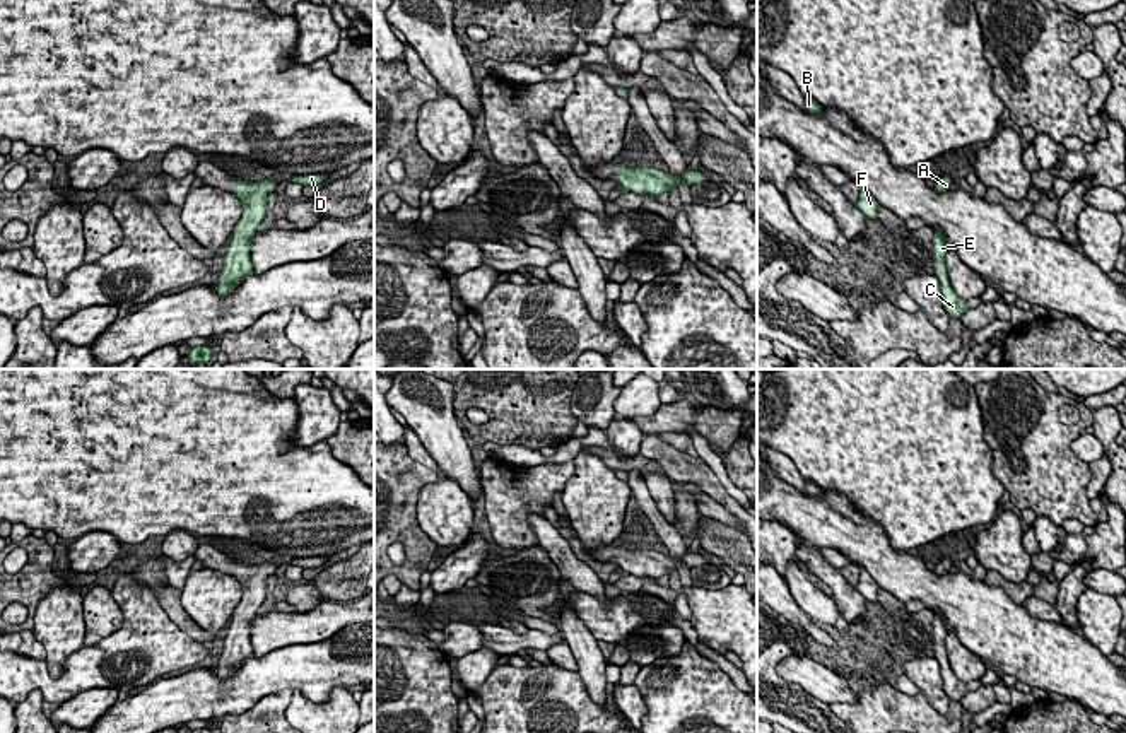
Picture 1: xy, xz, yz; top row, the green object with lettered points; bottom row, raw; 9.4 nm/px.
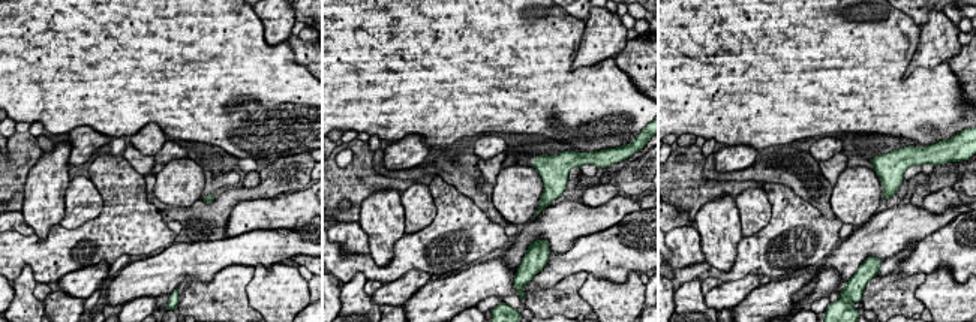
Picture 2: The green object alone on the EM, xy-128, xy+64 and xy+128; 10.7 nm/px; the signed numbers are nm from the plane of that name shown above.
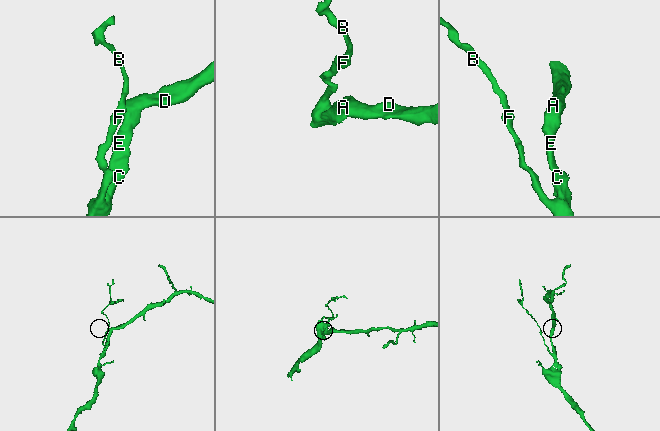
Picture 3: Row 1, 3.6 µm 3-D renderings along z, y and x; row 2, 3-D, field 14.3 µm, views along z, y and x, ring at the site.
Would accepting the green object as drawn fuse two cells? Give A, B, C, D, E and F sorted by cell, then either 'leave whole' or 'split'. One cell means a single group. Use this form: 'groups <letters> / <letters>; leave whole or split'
groups A B C D E F; leave whole

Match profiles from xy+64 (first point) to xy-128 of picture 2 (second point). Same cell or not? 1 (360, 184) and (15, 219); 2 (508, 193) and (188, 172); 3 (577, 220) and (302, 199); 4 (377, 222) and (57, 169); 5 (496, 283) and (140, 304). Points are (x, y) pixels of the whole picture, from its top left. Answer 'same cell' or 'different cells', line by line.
1: different cells
2: same cell
3: same cell
4: same cell
5: different cells

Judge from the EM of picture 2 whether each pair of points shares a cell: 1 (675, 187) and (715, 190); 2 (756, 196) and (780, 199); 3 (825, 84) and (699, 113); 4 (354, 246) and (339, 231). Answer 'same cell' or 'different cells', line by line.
1: same cell
2: different cells
3: same cell
4: same cell

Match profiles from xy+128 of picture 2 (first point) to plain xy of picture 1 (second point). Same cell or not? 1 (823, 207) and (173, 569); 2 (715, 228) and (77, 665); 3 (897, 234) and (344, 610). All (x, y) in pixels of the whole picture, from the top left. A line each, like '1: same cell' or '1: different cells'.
1: different cells
2: different cells
3: same cell

